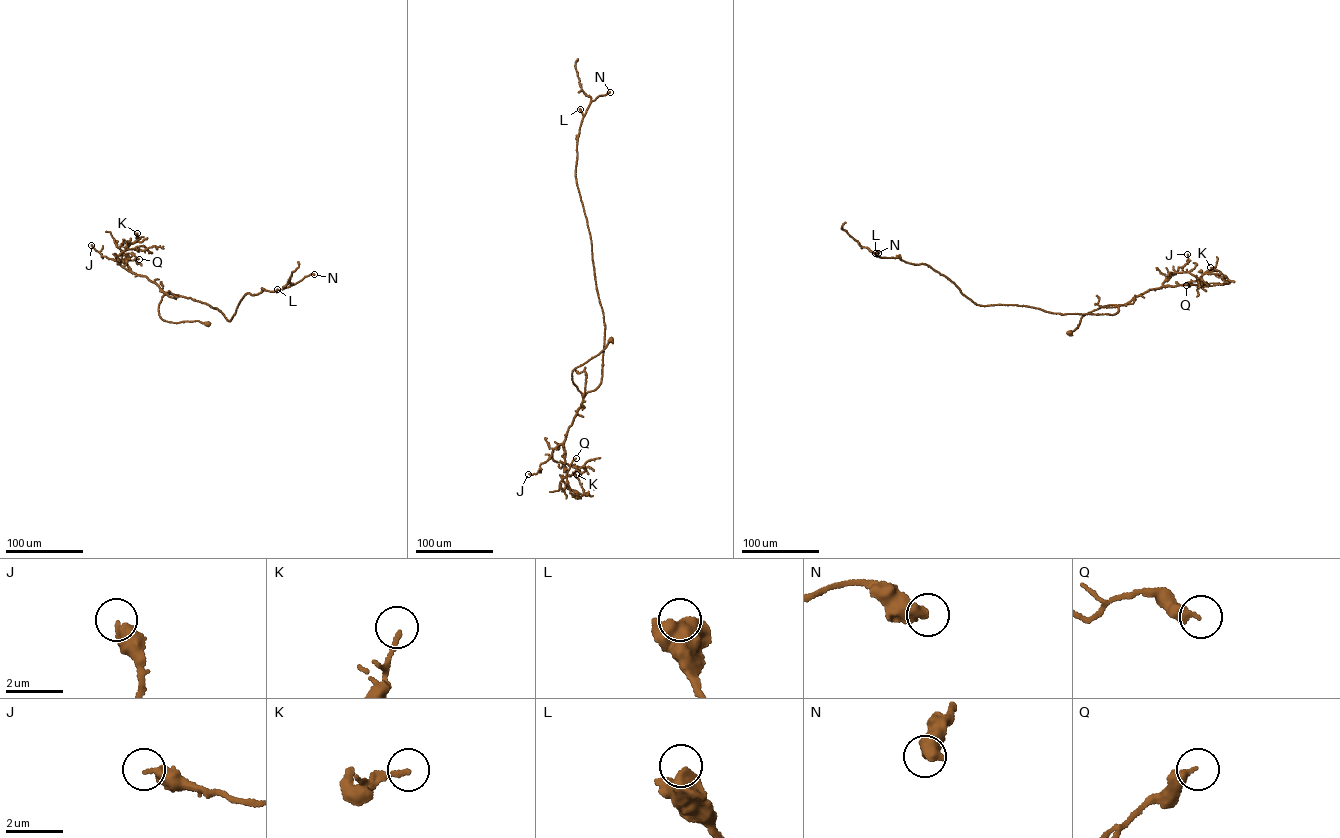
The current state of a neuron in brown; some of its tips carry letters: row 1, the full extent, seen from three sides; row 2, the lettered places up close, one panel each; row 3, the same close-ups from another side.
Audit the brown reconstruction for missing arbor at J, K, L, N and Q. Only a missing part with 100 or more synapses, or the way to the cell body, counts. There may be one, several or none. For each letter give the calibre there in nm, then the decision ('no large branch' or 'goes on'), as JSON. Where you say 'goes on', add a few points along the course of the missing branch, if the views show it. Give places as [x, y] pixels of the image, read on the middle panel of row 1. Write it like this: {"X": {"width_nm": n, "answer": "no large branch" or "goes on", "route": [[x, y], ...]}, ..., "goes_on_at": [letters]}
{"J": {"width_nm": 440, "answer": "no large branch"}, "K": {"width_nm": 160, "answer": "no large branch"}, "L": {"width_nm": 550, "answer": "no large branch"}, "N": {"width_nm": 550, "answer": "no large branch"}, "Q": {"width_nm": 380, "answer": "no large branch"}, "goes_on_at": []}

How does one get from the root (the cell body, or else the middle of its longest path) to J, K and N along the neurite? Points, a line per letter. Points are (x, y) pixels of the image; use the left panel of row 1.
J: (207, 324), (164, 320), (158, 310), (164, 294), (159, 286), (119, 262), (102, 256), (91, 245)
K: (207, 324), (160, 317), (163, 292), (131, 272), (119, 248), (124, 241), (135, 242), (137, 233)
N: (207, 324), (162, 319), (158, 310), (164, 292), (205, 303), (230, 321), (247, 293), (278, 291), (314, 274)

